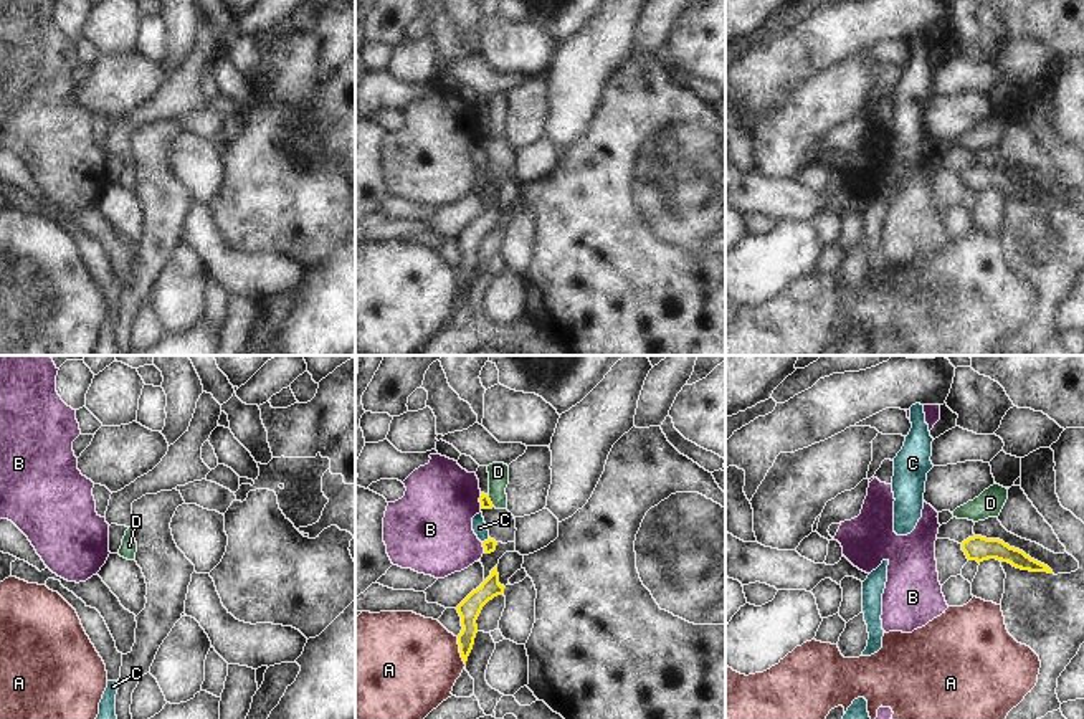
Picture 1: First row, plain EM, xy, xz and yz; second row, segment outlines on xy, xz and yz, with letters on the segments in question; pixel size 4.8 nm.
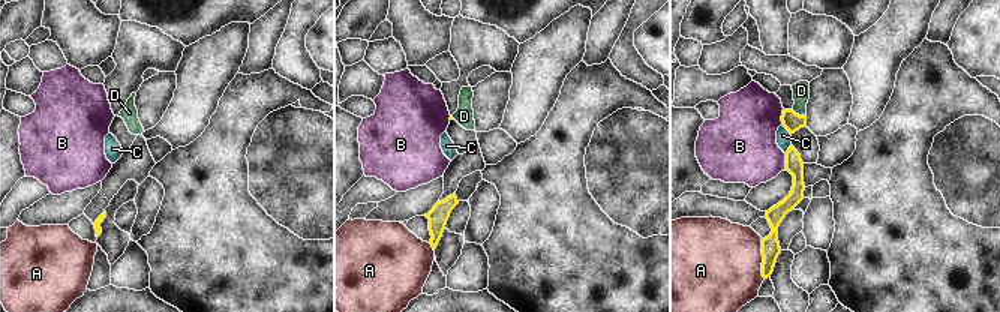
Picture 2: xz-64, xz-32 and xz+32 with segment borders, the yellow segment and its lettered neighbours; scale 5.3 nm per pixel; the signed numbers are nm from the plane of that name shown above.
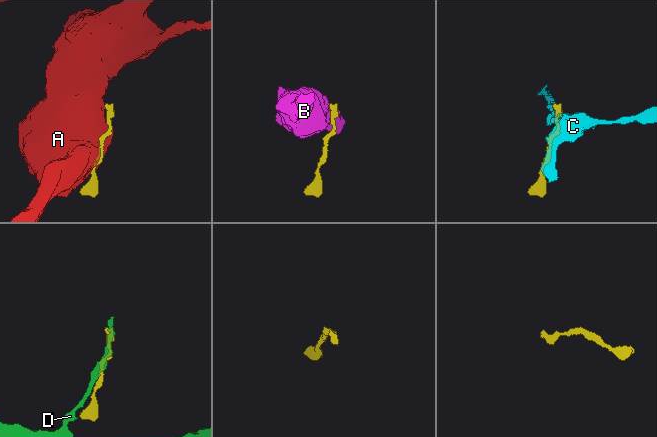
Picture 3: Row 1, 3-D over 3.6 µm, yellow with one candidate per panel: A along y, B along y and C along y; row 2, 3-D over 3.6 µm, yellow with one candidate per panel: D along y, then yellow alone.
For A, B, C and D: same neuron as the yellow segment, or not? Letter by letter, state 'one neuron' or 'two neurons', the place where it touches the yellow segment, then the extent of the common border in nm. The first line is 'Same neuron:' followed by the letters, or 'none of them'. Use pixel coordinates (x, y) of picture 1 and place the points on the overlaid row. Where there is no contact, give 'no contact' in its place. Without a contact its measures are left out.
Same neuron: none of them
A: two neurons | xz (460, 652) | 150 nm
B: two neurons | xz (480, 501) | 80 nm
C: two neurons | xz (488, 539) | 50 nm
D: two neurons | xz (489, 501) | 70 nm

